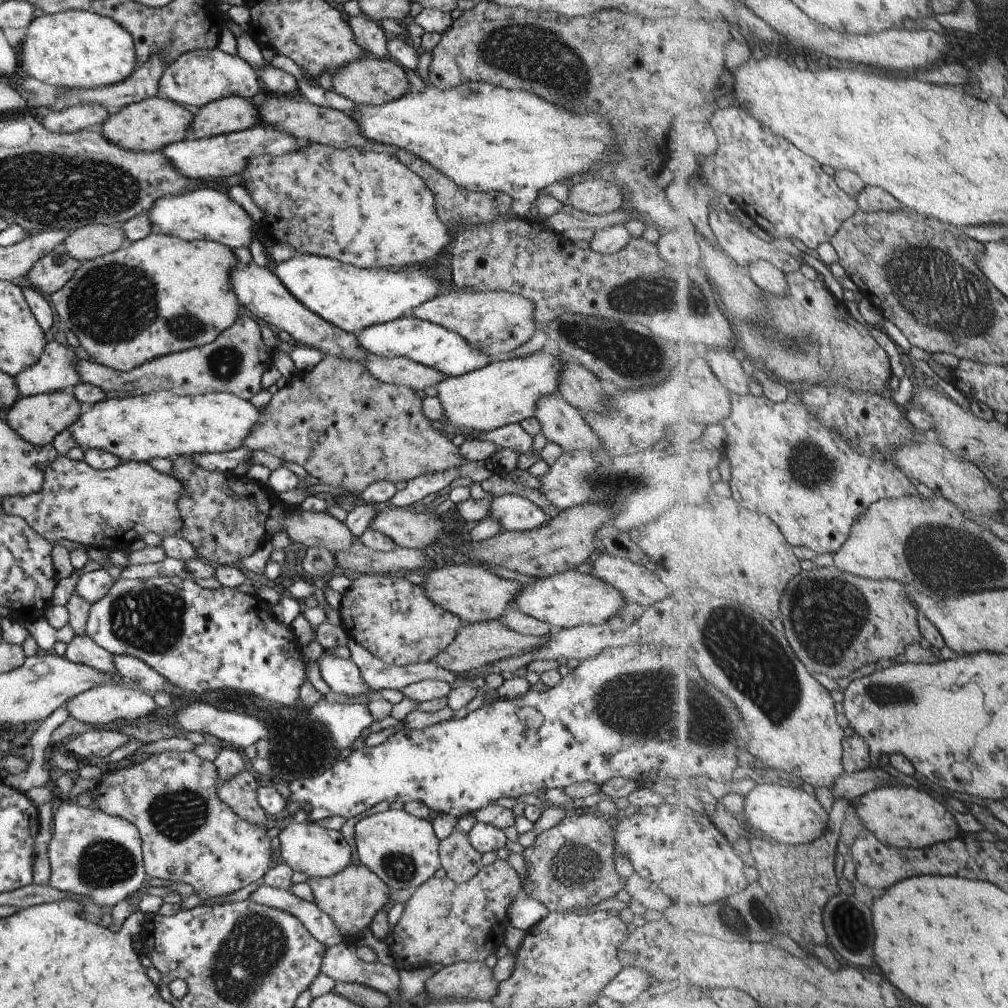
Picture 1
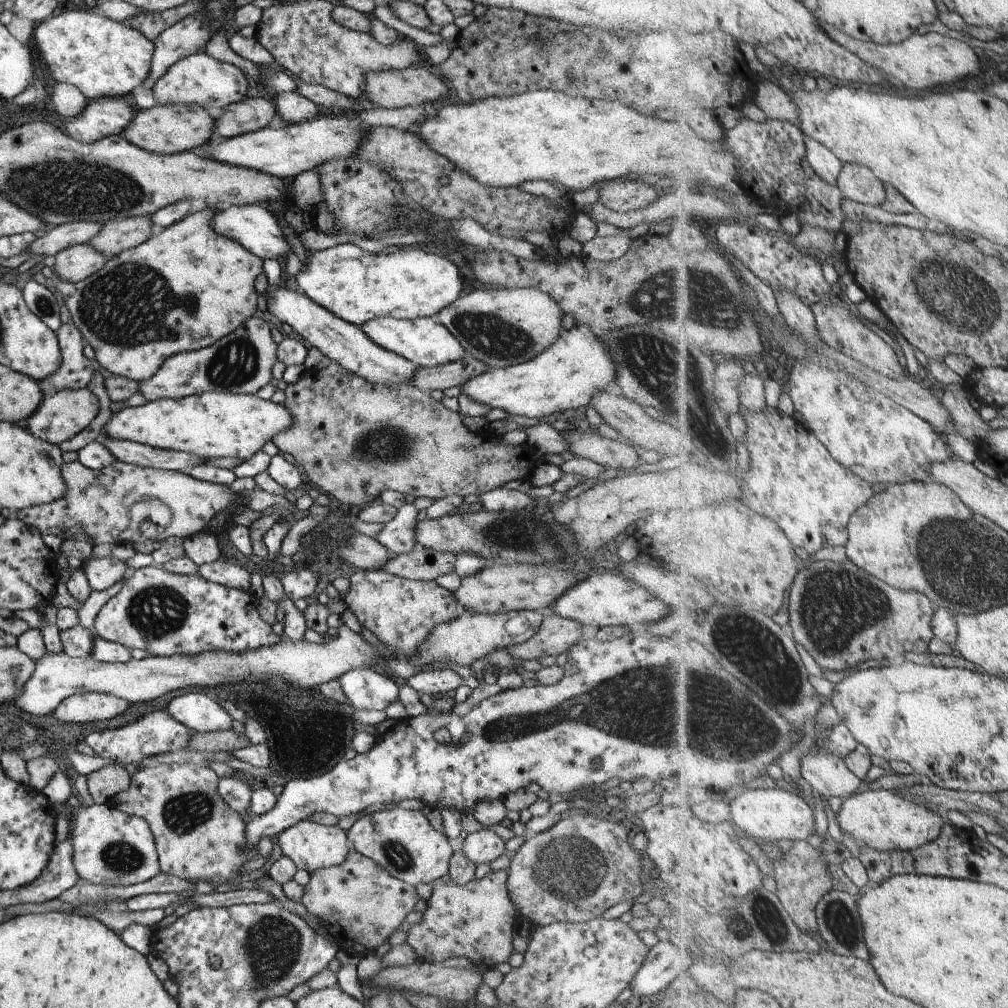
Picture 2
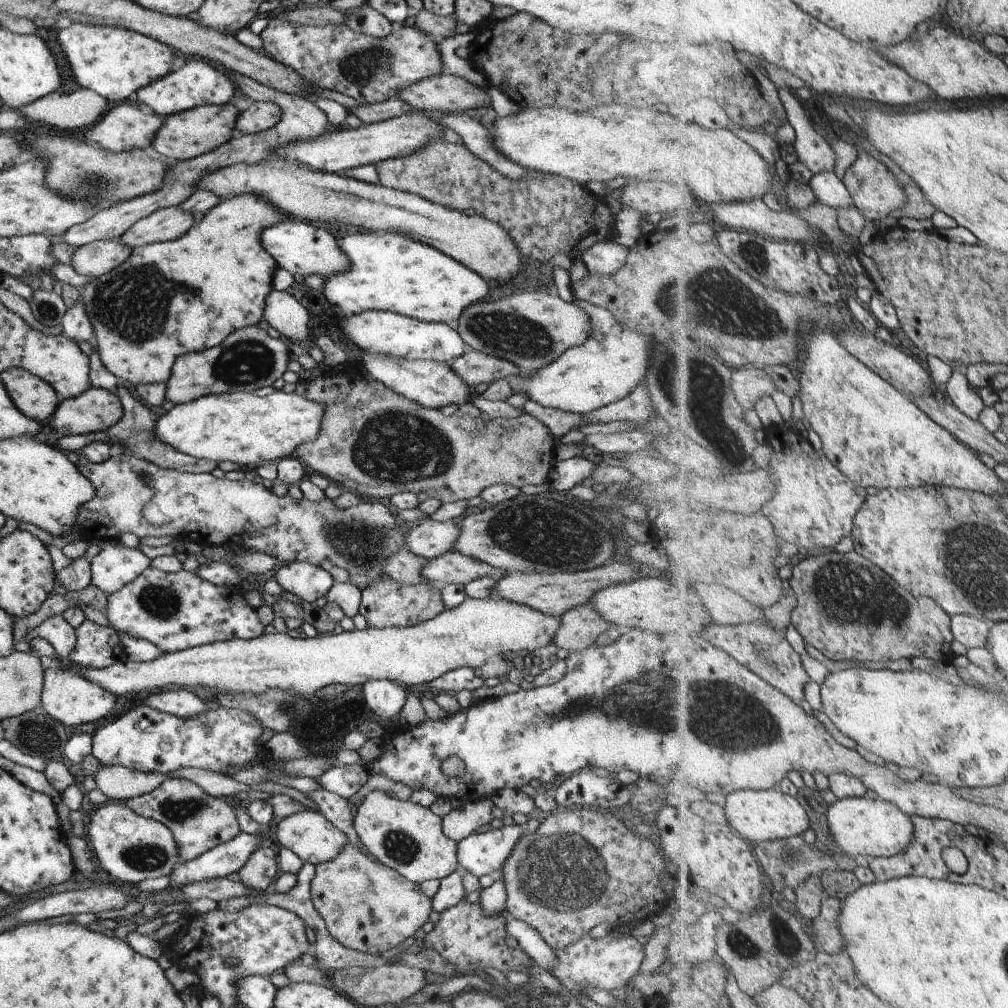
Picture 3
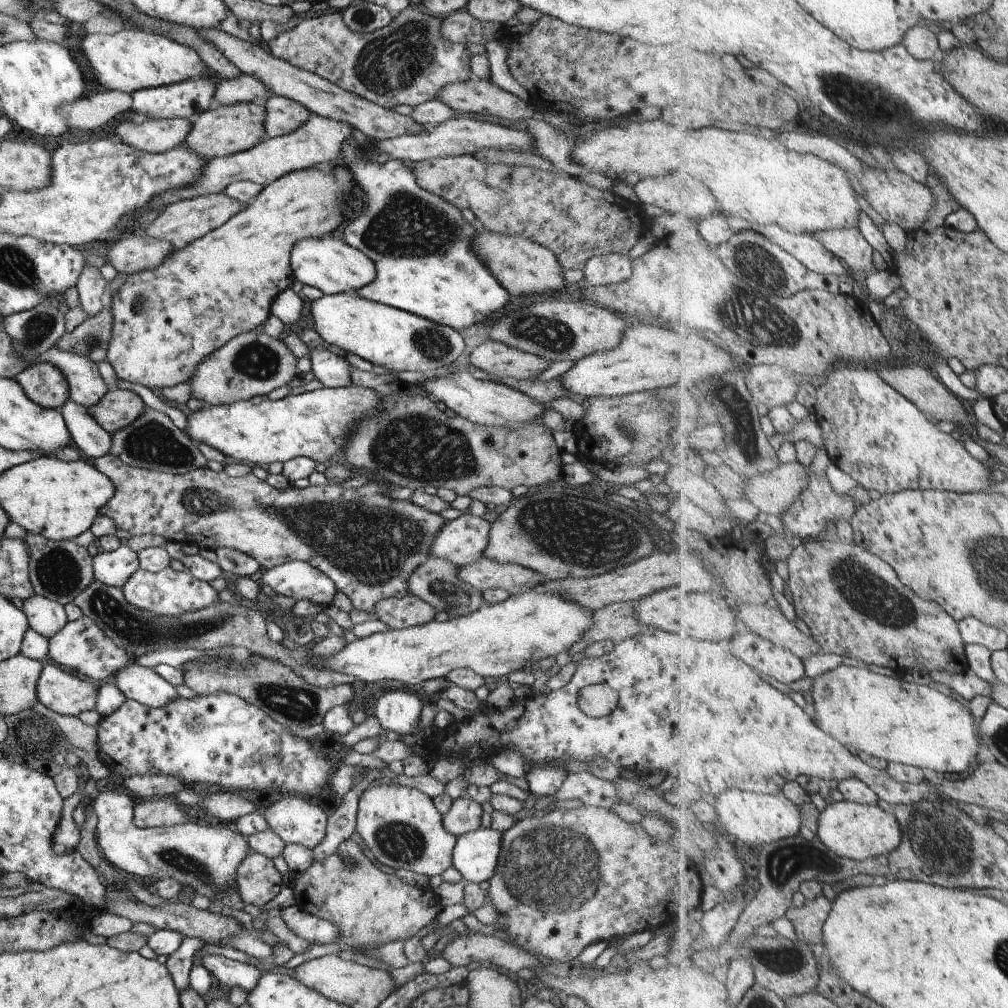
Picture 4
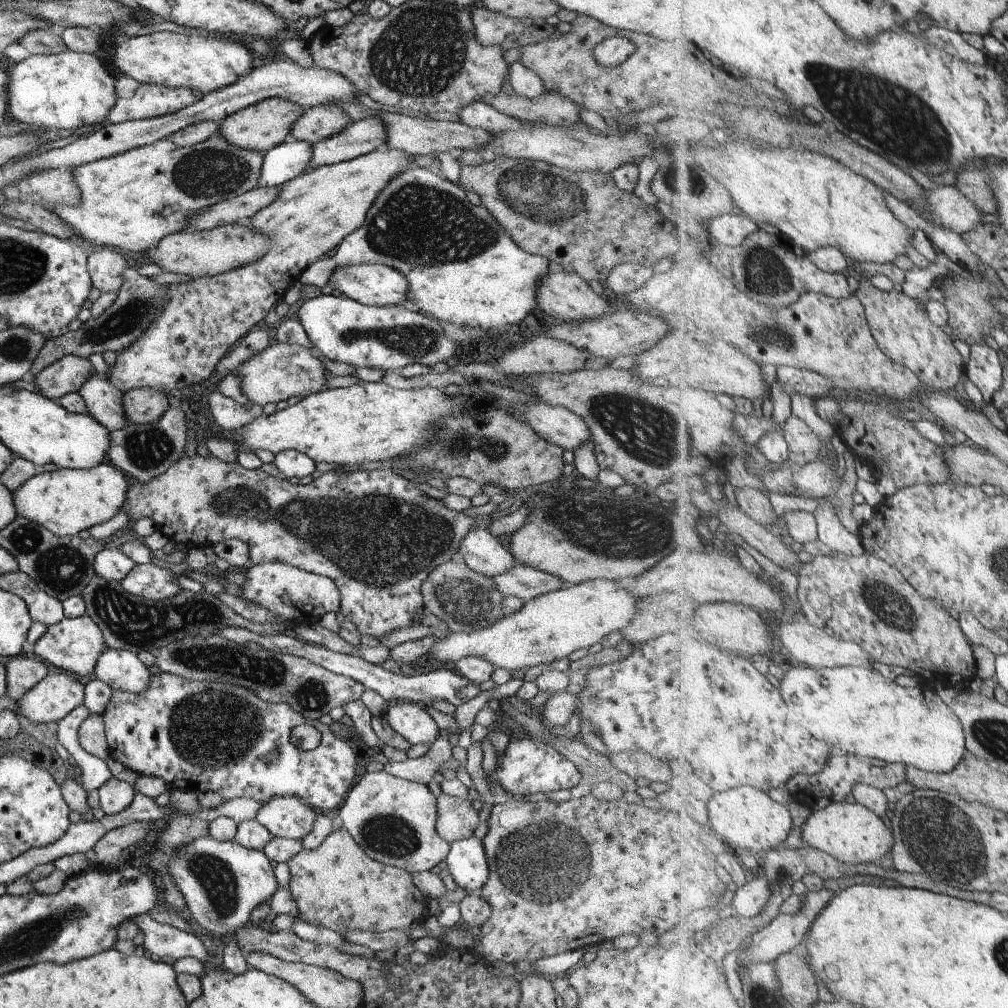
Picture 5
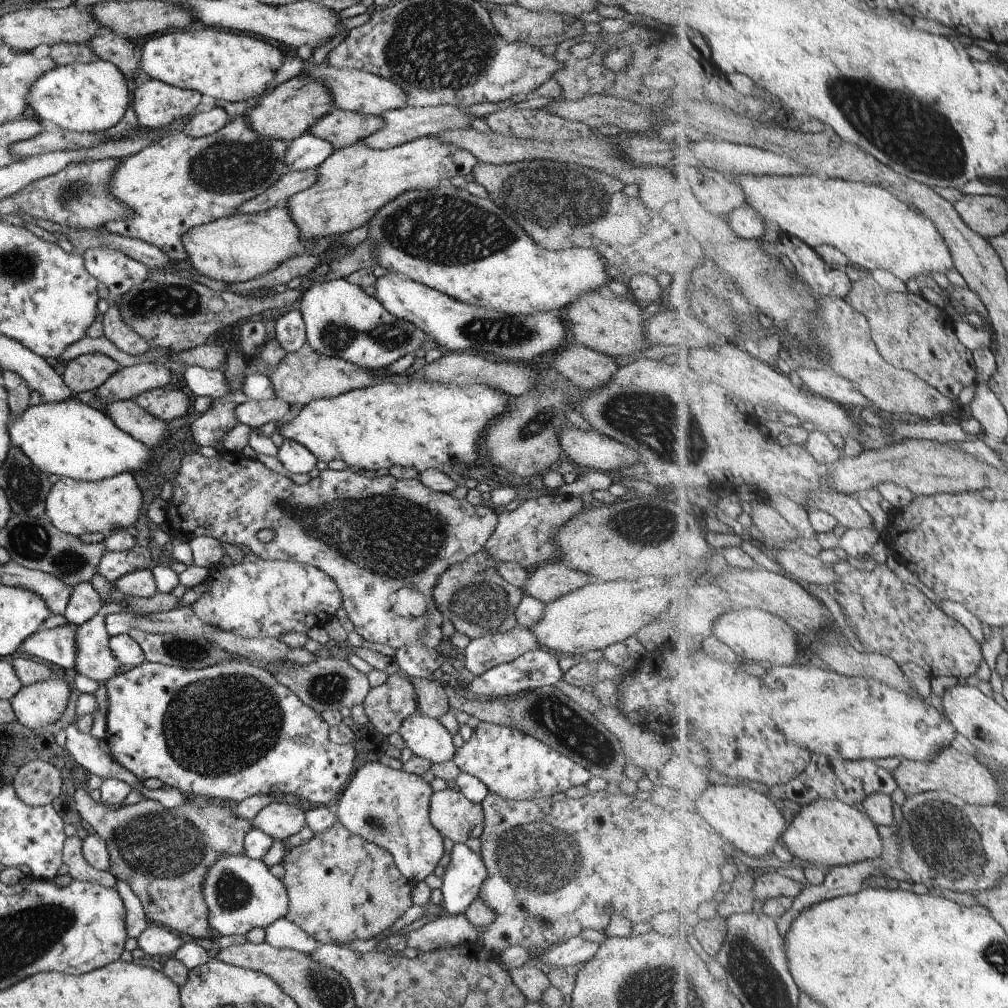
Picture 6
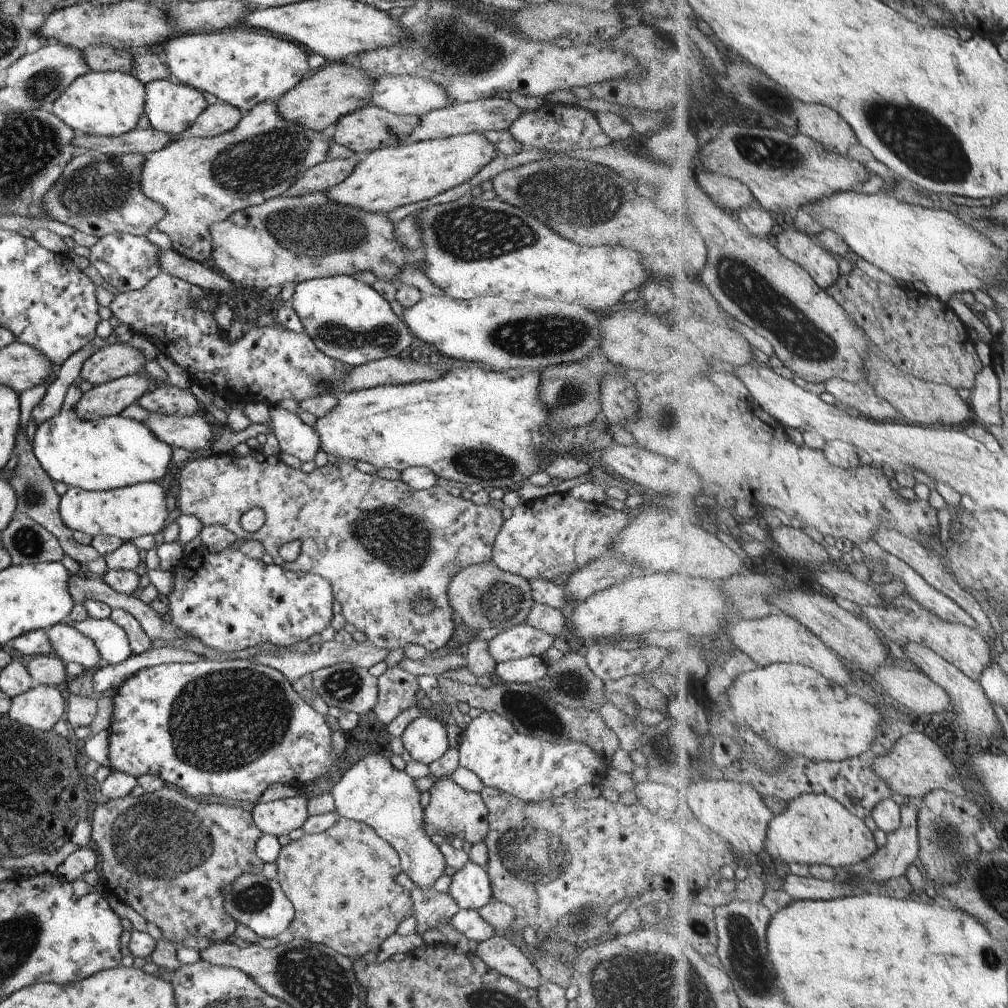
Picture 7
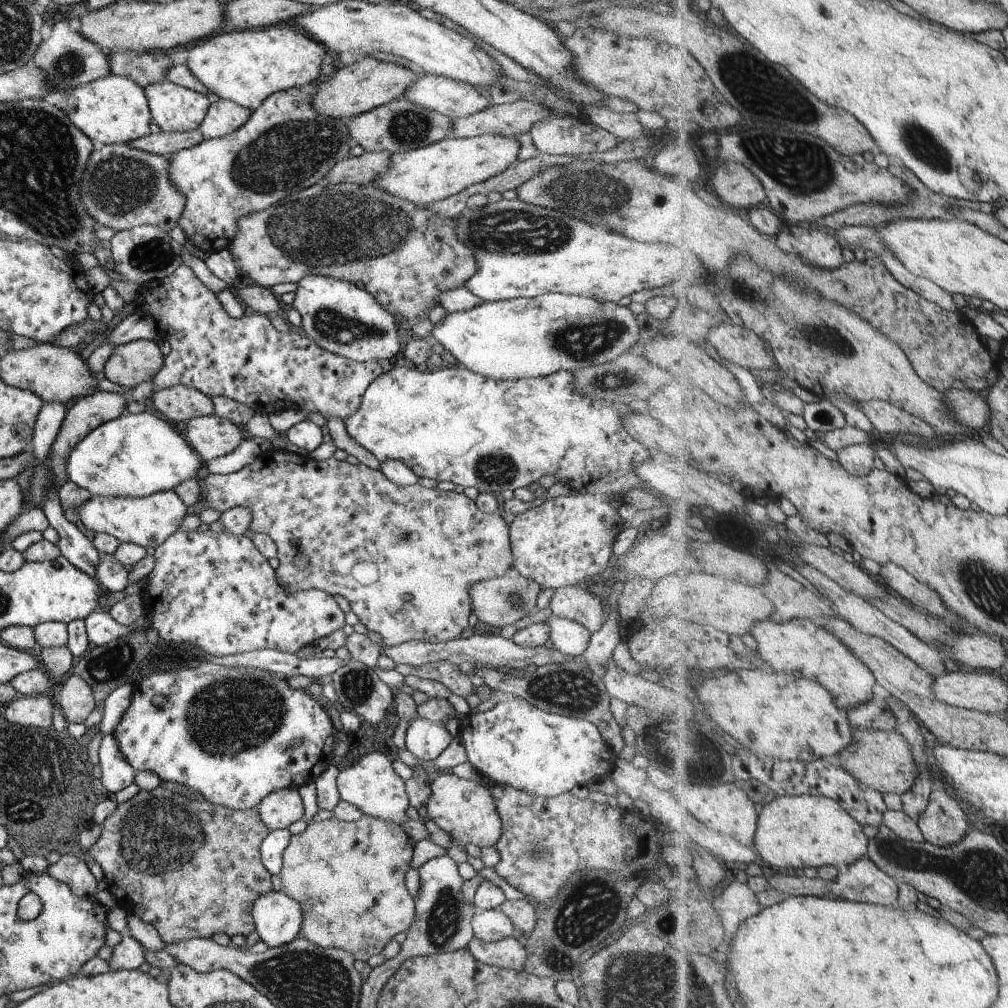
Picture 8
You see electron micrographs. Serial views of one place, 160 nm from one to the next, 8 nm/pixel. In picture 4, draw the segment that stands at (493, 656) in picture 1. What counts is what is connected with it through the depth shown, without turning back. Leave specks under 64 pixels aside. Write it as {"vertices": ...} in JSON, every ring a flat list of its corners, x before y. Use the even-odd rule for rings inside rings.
{"vertices":[[621,601,611,603,593,612,592,627,582,635,592,645,609,639,613,644,633,638,643,626,634,617,634,603]]}

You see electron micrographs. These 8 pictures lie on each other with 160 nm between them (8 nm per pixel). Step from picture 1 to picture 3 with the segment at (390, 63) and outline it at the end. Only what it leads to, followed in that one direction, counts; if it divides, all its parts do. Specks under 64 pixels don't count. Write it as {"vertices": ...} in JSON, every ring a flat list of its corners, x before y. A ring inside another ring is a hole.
{"vertices":[[446,70,438,75,410,84,398,91,396,96,413,108,414,112,424,112,429,115,461,113,461,110,469,110,469,108,490,106,489,96,482,87,455,77]]}

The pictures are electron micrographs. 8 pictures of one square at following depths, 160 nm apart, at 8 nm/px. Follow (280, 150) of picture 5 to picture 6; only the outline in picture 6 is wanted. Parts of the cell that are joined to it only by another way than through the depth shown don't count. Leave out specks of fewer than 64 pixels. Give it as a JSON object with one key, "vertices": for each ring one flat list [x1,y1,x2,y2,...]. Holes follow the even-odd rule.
{"vertices":[[304,133,287,144,284,163,290,171,319,168,334,150,329,142]]}

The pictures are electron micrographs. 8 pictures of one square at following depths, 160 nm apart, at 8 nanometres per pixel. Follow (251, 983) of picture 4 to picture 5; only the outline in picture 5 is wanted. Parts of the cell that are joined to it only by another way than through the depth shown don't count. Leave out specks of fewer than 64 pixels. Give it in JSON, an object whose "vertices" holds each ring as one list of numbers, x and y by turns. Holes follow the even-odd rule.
{"vertices":[[133,913,131,921,143,937,140,950,146,950,158,960,168,956,175,961,179,958,192,957,203,964,209,956,202,942,195,936,181,932,169,924,159,924,150,918,149,914]]}

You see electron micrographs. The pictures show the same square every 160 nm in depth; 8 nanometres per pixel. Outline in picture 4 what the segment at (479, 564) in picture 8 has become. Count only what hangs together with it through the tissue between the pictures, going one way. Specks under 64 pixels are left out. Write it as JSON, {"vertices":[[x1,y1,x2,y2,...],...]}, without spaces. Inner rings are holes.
{"vertices":[[109,454,97,457,93,462,93,466,100,473,108,476,114,486,113,496,99,509,99,513,109,516,109,518,115,521,116,530,122,537,131,535,141,536,141,534,159,534,159,536,166,538,167,541,175,541,181,544,195,544,199,549,213,551,218,549,219,546,231,546,231,549,235,548,235,550,254,558,260,568,265,569,270,569,271,567,276,567,277,565,291,561,303,561,325,574,325,576,333,582,336,590,343,592,343,594,349,598,352,608,366,612,370,619,373,619,374,606,380,600,386,598,399,599,408,592,407,579,409,575,413,572,414,568,423,564,429,557,433,557,430,554,432,540,447,522,439,513,429,512,411,501,392,499,389,495,386,495,386,486,389,486,389,484,383,484,383,482,373,480,373,478,369,478,366,484,357,488,332,485,328,482,322,485,309,485,302,489,293,486,289,486,287,489,275,489,265,483,265,481,257,479,251,471,238,477,230,477,223,470,214,472,205,466,194,468,182,475,174,475,171,473,160,473,147,469,133,468,123,464,118,458]]}

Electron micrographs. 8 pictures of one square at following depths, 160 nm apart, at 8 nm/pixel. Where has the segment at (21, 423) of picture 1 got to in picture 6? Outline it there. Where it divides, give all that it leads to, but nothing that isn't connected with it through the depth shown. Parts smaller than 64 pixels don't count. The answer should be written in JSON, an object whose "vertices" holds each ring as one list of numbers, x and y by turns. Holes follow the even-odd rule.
{"vertices":[[153,388,137,394,133,398,135,405,151,414,161,422,170,422,181,418,189,408,189,398,181,390,167,390,167,388]]}

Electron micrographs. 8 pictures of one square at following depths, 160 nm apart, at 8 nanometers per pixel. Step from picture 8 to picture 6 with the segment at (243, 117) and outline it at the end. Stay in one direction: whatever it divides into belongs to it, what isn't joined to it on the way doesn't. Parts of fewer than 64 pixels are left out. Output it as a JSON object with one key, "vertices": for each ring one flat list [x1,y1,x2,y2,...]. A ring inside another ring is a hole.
{"vertices":[[218,103,211,110,203,110,194,114,180,131,189,138,211,135,226,126,228,123,226,113,226,106]]}

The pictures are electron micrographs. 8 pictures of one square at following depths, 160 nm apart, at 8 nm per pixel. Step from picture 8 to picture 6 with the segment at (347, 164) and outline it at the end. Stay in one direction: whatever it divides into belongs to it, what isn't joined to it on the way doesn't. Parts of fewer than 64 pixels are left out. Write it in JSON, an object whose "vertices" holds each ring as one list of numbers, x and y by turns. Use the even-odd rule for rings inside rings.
{"vertices":[[318,168,303,171,288,171,281,176,267,190,263,190,258,196,253,196,248,202,243,202,234,214,253,214,267,211,273,207,281,206,285,200,297,192,306,190,317,180]]}

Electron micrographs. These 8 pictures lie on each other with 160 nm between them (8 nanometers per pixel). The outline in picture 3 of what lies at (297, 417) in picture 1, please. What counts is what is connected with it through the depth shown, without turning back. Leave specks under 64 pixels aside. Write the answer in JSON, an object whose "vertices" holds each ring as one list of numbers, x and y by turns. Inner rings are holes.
{"vertices":[[318,370,313,376,312,381,306,383,306,391,304,395,312,401,324,404,324,411,320,422,320,431,318,437,310,443,303,443,294,452,293,455,297,457,305,466,305,468,313,473,320,474,327,478,331,483,336,484,343,490,359,495,366,500,384,500,390,498,395,493,412,492,419,494,419,492,429,493,435,498,440,499,441,502,453,502,461,499,473,498,477,496,485,487,503,483,506,485,520,488,525,484,539,484,547,480,548,472,553,466,553,441,548,428,539,422,535,417,525,413,516,418,490,418,488,416,471,417,469,415,456,416,455,414,445,416,440,409,432,409,421,406,417,402,413,402,403,395,394,393,388,389,381,382,373,380,373,377,348,374,344,372,319,372]]}

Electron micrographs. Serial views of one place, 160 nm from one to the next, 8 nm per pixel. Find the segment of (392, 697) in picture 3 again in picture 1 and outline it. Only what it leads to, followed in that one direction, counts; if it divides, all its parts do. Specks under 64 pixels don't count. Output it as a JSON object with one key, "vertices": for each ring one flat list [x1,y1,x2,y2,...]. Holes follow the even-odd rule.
{"vertices":[[322,652,322,656,317,659,318,672,324,680,324,684,329,687,331,693,339,693,347,697,367,697,377,694,371,690,370,686,364,681,360,675,357,665,350,658,341,658,340,656,327,656]]}

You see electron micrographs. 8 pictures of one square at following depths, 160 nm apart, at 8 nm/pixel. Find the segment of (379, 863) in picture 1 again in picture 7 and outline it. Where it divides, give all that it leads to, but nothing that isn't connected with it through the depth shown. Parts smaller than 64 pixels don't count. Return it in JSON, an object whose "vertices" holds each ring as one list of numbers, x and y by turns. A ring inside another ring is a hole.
{"vertices":[[369,754,349,767,331,788,330,796,333,798,334,811,338,817,369,826,381,840,385,840,395,850,401,872,419,889,430,888,441,874,449,871,438,846,424,832,424,809,419,804,420,793,413,784,413,778,409,778,404,771,395,770,383,756]]}

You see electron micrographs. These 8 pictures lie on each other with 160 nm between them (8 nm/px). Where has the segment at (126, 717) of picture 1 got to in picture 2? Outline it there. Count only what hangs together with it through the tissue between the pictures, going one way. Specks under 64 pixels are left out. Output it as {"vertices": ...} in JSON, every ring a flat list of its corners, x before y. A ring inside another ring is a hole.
{"vertices":[[86,692,64,698,52,710,55,720,64,723,103,722,127,710,131,703,107,693]]}

